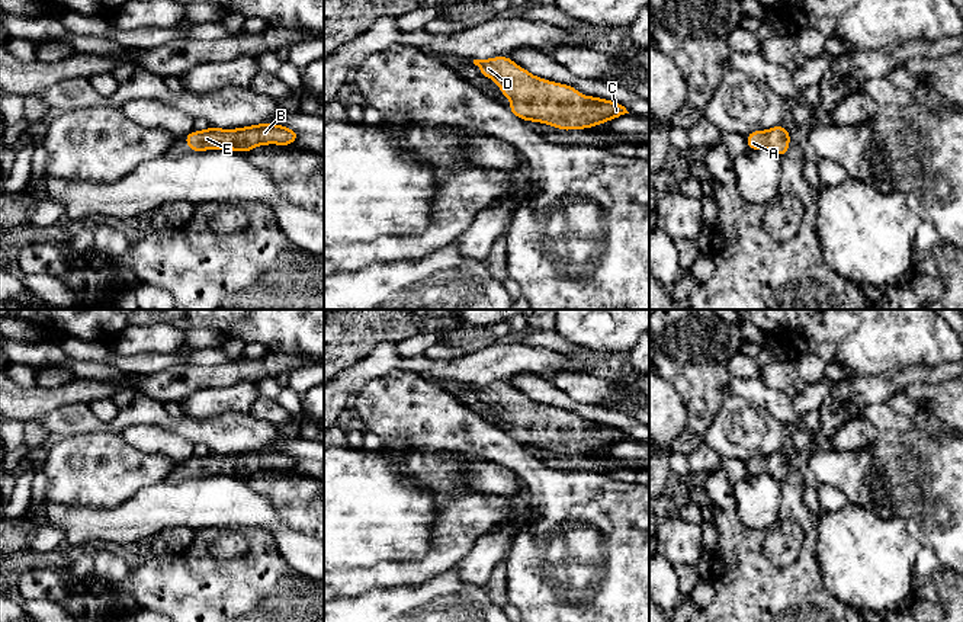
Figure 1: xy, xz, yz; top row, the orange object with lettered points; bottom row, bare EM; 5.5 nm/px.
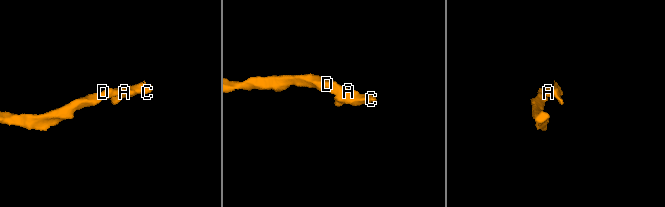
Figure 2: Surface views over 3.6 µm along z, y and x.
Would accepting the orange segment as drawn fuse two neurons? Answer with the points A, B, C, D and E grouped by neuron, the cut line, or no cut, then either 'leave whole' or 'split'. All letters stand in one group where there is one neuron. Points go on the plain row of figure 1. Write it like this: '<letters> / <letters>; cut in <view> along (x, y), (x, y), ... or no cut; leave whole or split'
A B C D E; no cut; leave whole

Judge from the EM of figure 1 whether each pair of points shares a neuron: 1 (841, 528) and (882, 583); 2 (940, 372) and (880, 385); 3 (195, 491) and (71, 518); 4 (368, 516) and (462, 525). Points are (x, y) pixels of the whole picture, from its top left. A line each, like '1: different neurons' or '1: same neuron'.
1: same neuron
2: same neuron
3: same neuron
4: different neurons

